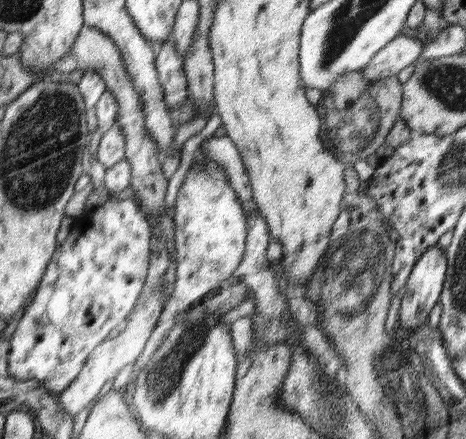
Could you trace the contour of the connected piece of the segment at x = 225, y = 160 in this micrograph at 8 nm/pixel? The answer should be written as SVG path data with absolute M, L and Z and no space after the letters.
M214 136L201 144L199 152L206 154L212 162L216 162L220 168L226 171L226 176L238 195L243 213L245 216L251 216L255 212L256 206L247 170L234 141L230 137Z

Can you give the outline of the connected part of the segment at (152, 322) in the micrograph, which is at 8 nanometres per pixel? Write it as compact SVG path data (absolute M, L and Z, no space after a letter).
M164 277L158 285L154 287L152 295L140 304L130 315L130 320L123 326L122 332L116 337L106 340L97 346L95 352L89 357L89 361L85 362L85 367L81 370L80 376L76 378L62 393L59 393L59 405L72 417L78 412L82 412L86 406L90 406L92 401L100 394L104 382L108 382L108 378L114 378L118 374L120 368L124 368L126 364L134 364L134 360L140 356L140 352L144 350L146 340L154 332L160 313L166 303L162 303L162 284Z

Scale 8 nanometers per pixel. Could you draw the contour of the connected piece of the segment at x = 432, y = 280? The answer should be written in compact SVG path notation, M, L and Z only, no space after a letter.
M434 244L416 261L414 268L409 274L407 283L403 286L401 307L399 309L398 321L401 328L410 330L410 338L416 330L426 324L430 311L439 304L439 298L446 278L447 256L444 249Z

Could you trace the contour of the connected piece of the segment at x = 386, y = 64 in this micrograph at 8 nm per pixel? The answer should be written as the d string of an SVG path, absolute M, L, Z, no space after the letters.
M408 31L402 32L368 61L362 69L364 82L370 84L376 82L376 79L396 76L400 70L417 62L423 47Z

